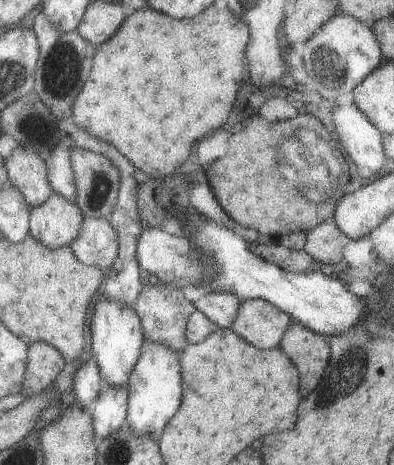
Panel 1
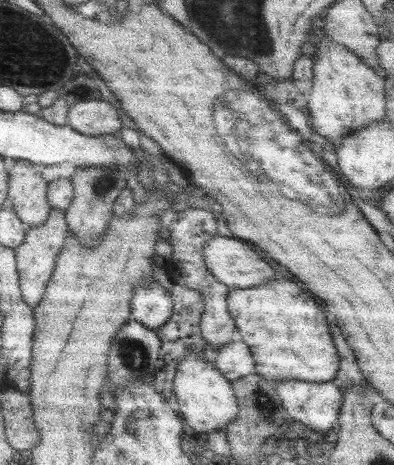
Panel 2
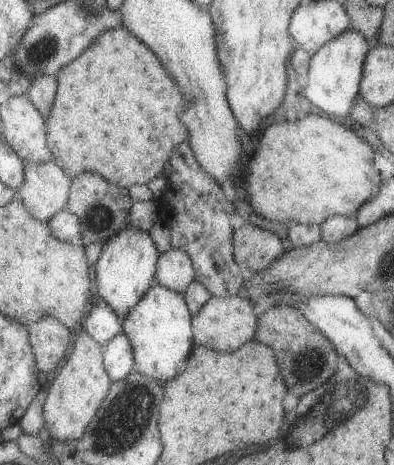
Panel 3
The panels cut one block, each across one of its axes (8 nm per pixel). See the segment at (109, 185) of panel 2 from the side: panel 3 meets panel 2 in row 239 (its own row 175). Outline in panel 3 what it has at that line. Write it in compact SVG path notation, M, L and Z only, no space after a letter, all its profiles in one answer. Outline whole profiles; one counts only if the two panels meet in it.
M83 172L79 176L75 176L71 180L71 188L69 188L69 198L65 204L65 210L69 210L71 214L75 214L81 222L81 240L83 246L91 244L91 242L101 242L107 236L115 236L119 232L121 226L125 226L125 218L129 216L129 208L131 208L131 198L129 198L129 190L121 188L117 184L111 184L107 180L103 180L99 174L93 172Z

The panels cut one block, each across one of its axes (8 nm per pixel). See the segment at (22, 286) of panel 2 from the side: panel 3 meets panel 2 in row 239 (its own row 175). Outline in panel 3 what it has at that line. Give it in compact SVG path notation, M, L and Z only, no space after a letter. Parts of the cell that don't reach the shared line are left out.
M51 160L41 164L23 164L23 184L19 202L39 222L49 222L57 216L69 198L71 178Z

